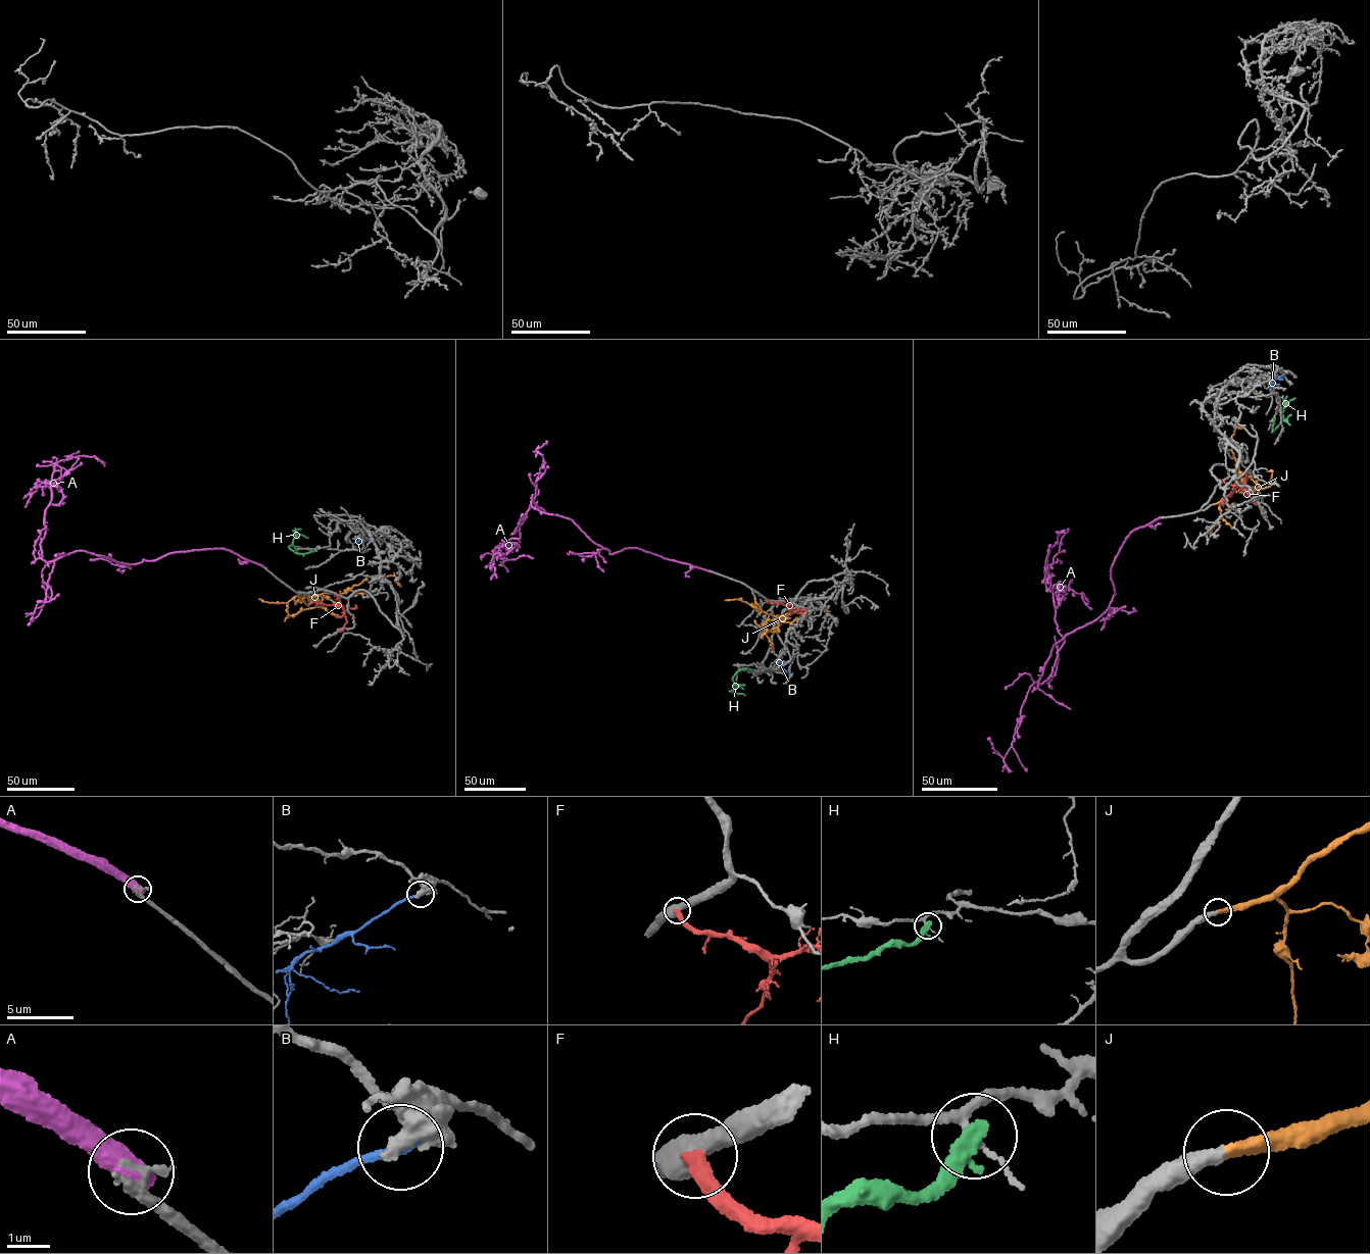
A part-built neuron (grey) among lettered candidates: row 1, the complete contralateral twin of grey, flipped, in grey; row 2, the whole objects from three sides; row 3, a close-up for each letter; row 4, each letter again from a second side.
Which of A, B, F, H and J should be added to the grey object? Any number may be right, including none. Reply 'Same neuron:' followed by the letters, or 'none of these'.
Same neuron: J

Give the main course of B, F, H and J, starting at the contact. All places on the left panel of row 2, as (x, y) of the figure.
B: (370, 541), (359, 538), (355, 542)
F: (336, 594), (347, 621), (340, 631)
H: (315, 549), (297, 553), (289, 547), (297, 534), (308, 538)
J: (301, 594), (312, 597), (326, 593), (339, 595), (374, 575), (394, 575), (400, 586)

